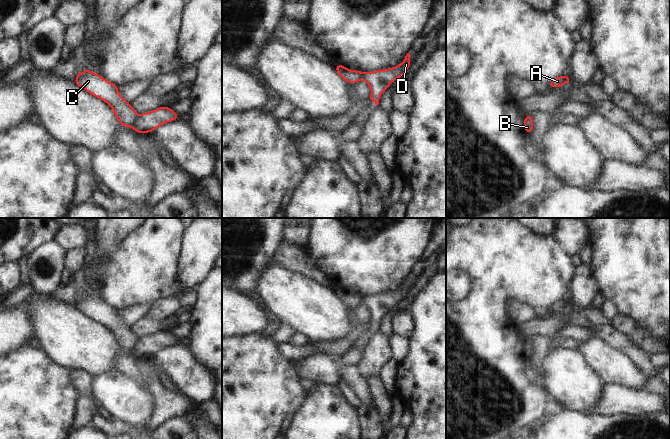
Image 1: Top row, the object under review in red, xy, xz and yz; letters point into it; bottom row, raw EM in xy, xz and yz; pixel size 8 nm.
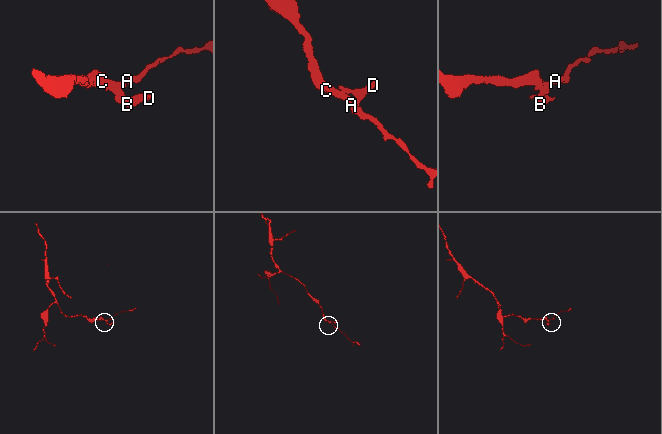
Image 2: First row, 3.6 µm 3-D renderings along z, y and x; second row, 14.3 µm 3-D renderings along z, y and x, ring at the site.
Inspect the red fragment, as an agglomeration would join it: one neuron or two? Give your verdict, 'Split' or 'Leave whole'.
Split.

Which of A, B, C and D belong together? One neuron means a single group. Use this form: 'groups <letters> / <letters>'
groups A C / B D

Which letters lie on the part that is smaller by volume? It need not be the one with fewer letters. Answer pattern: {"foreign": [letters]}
{"foreign": ["B", "D"]}

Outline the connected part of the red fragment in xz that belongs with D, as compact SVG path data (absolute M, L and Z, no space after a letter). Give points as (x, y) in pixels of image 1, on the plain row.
M409 276L404 285L397 290L372 296L361 296L361 304L364 304L371 314L369 325L379 329L381 318L389 312L392 306L405 299L411 288Z

